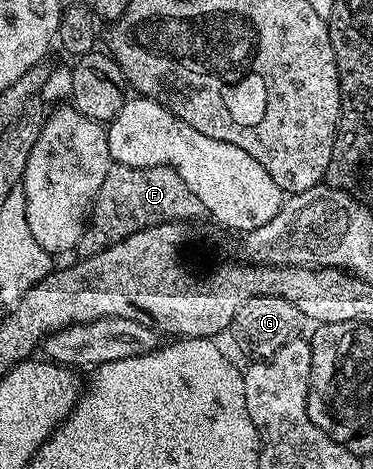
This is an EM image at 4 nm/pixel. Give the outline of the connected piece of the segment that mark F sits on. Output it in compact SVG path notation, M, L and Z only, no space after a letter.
M112 164L108 168L108 176L104 176L104 184L100 184L94 209L76 250L82 256L99 254L101 250L107 250L112 244L146 226L155 226L161 222L189 223L205 214L204 204L200 204L196 192L192 192L192 188L188 188L188 184L180 180L180 176L171 166L132 168Z

